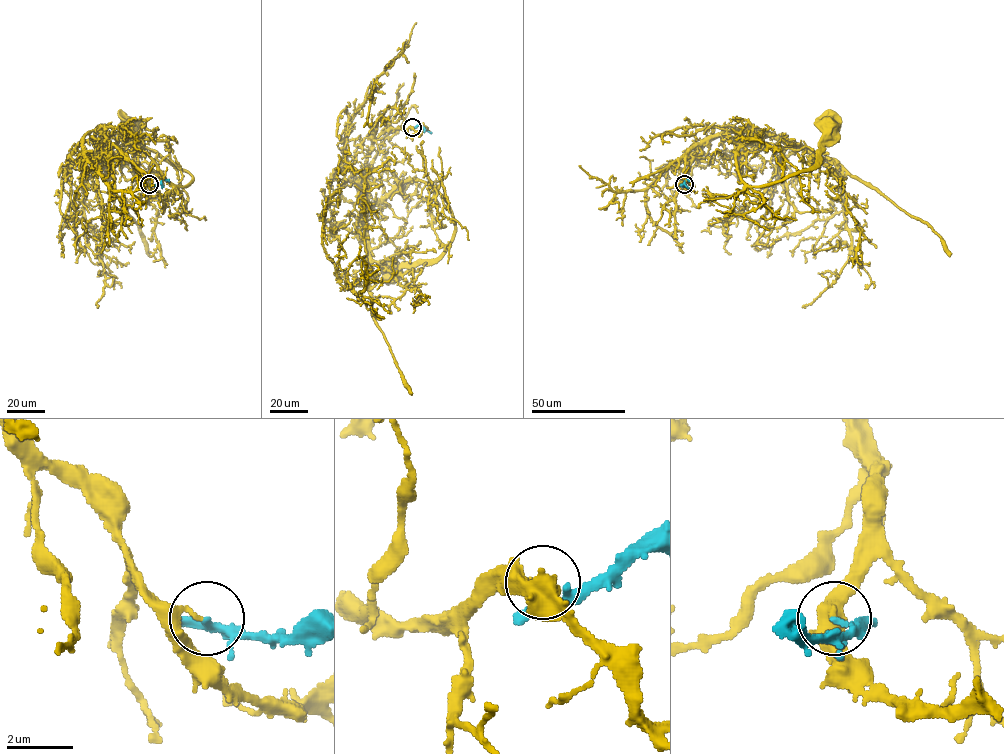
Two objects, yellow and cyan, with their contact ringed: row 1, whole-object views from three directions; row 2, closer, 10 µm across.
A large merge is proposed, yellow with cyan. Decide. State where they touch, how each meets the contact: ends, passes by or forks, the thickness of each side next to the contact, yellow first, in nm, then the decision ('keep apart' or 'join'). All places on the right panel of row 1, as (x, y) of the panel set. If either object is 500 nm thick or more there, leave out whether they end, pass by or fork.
at (684, 184); yellow ends there; cyan passes by; 150 nm thick on the yellow side, 170 nm on the other; keep apart

